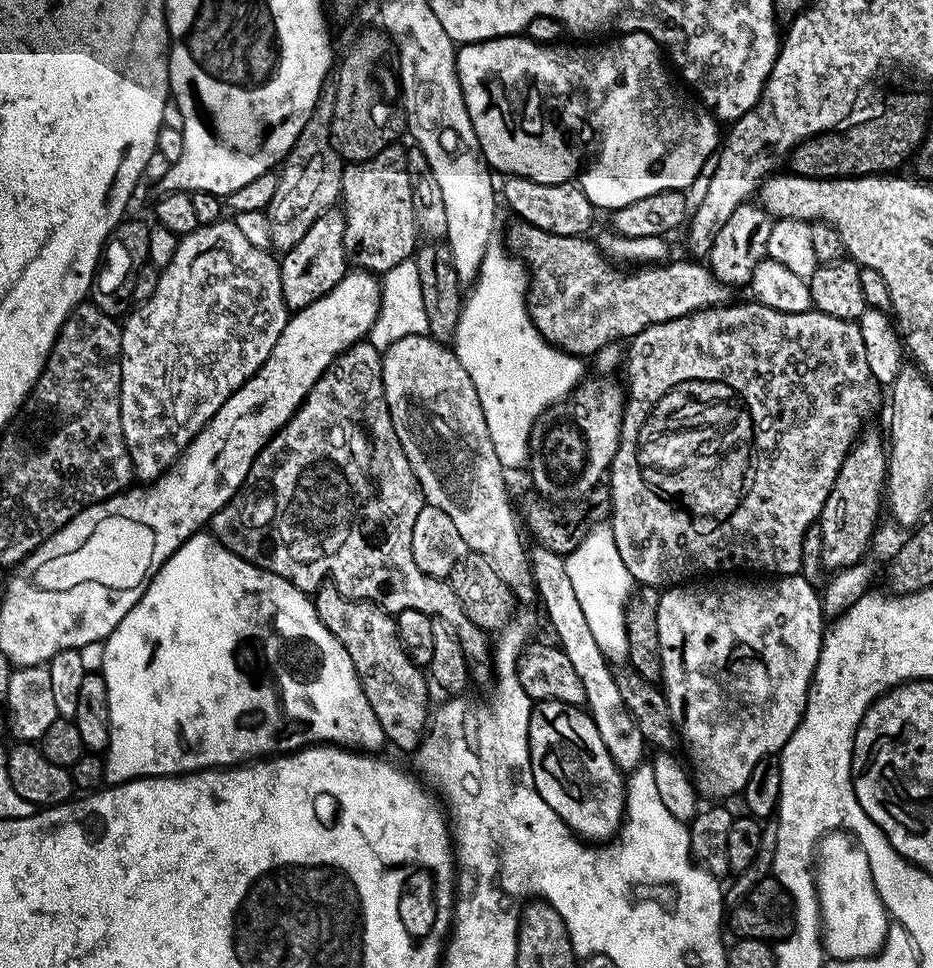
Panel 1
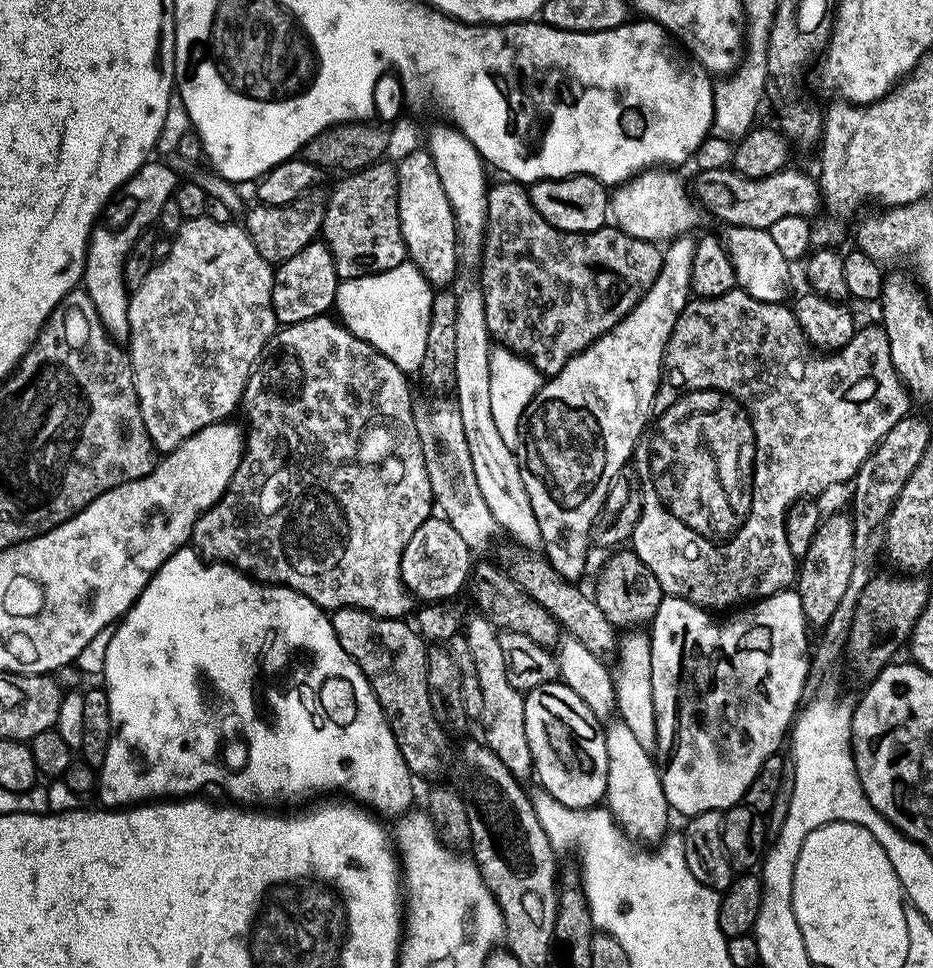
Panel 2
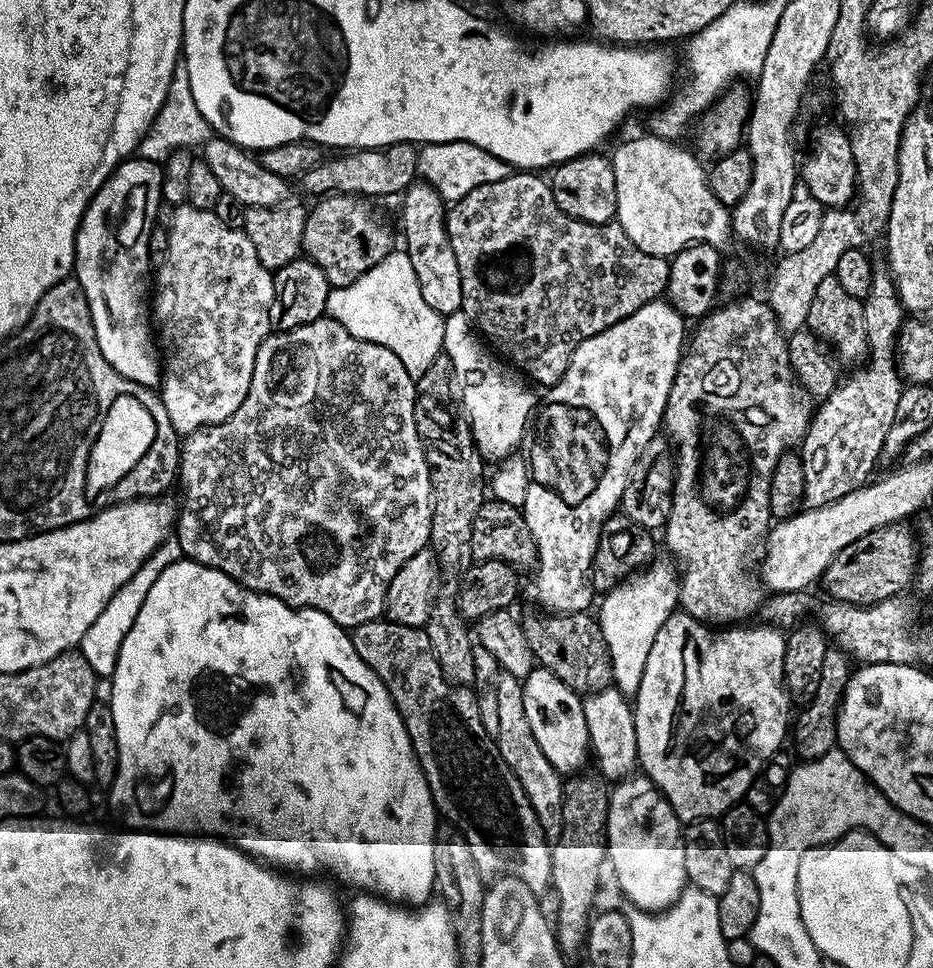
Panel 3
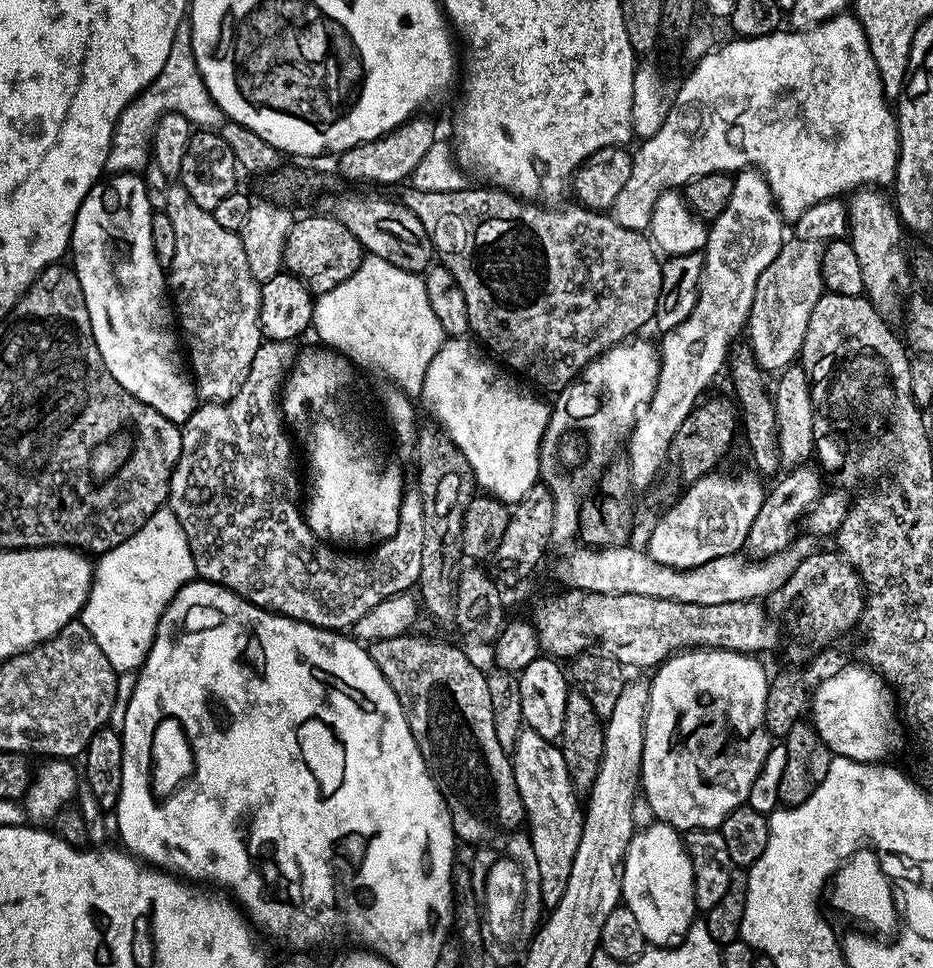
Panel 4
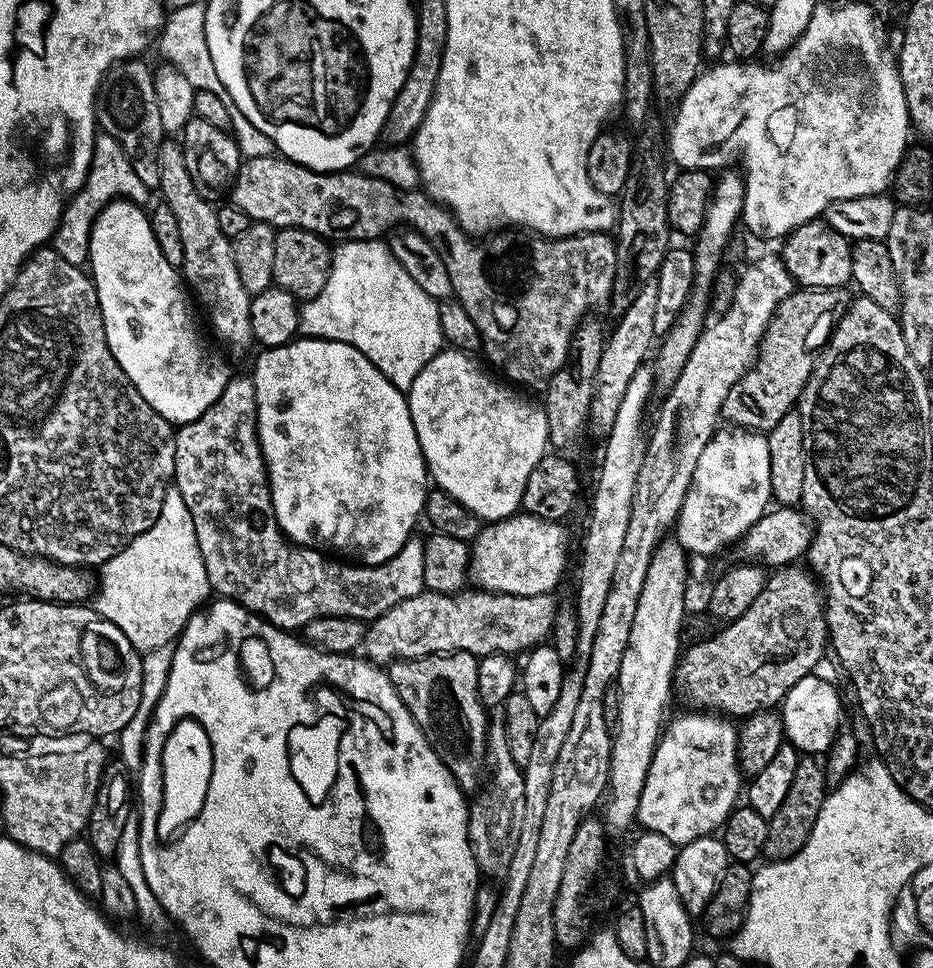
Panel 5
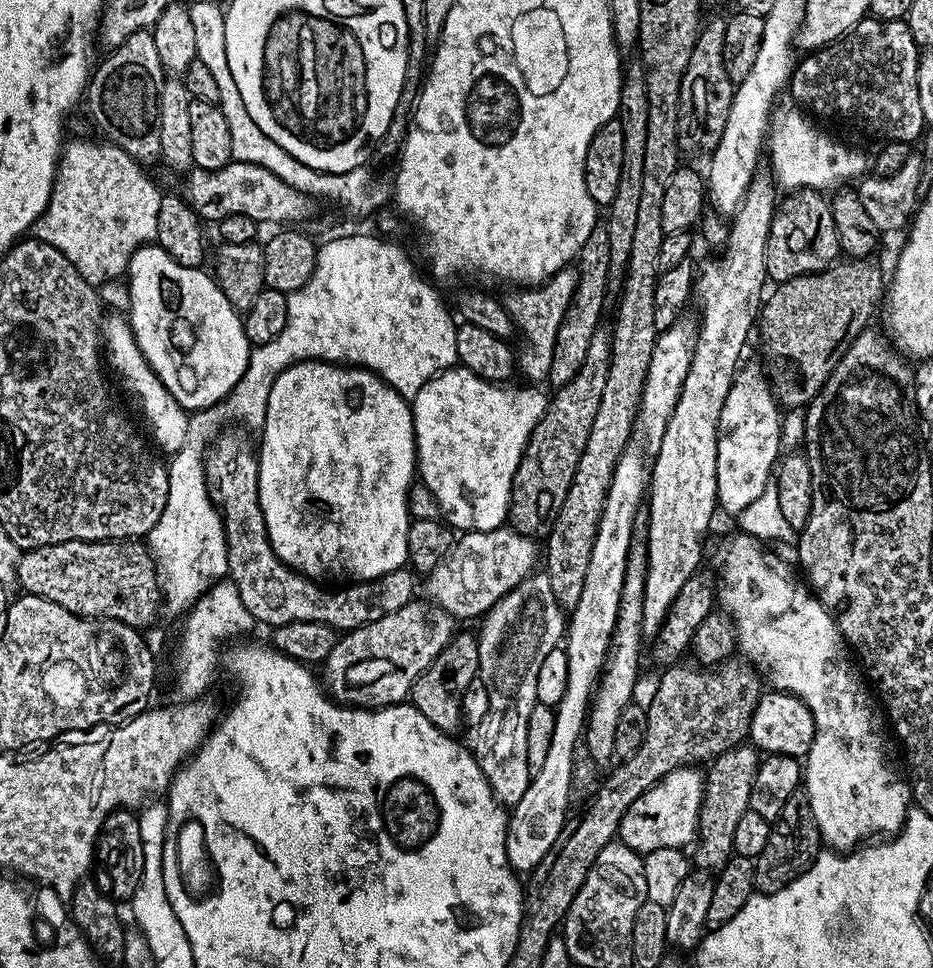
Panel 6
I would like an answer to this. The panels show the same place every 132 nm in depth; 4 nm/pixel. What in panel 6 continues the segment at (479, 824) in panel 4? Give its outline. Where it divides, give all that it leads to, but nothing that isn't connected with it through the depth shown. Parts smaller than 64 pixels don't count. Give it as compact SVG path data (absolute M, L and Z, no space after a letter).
M464 630L457 631L450 643L440 651L438 658L434 658L434 662L430 662L430 666L426 666L426 670L414 682L410 703L426 714L428 721L438 730L449 734L459 733L464 718L466 686L477 679L479 671L477 637Z

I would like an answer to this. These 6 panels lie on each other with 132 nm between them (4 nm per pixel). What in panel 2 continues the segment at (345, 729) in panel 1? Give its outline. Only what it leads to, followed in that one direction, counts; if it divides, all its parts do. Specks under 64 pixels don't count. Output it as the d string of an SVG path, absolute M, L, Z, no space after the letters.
M185 546L177 550L174 555L154 573L150 583L140 591L140 596L136 600L136 603L124 613L122 619L115 625L112 637L110 638L110 646L106 650L106 666L102 673L102 684L108 694L113 727L112 737L108 743L104 764L98 769L99 803L107 809L135 806L145 802L159 802L165 798L188 798L193 794L199 793L196 792L199 788L221 788L221 790L228 795L225 797L227 797L229 801L235 802L240 806L276 806L272 804L284 804L287 800L294 799L295 796L312 796L315 792L328 792L324 794L349 792L349 794L344 794L355 798L361 805L367 806L373 813L379 814L381 817L394 816L394 818L400 818L413 807L412 783L414 783L414 777L412 773L408 771L406 762L398 750L398 742L390 730L387 718L384 717L384 711L378 702L378 698L372 692L372 687L368 685L368 679L362 674L360 667L350 658L350 654L346 654L346 650L342 650L342 646L334 634L334 626L332 625L329 613L325 611L325 609L317 606L313 600L306 598L300 592L295 592L292 588L285 588L279 584L257 582L253 580L252 577L247 576L245 572L240 572L238 569L232 567L231 564L209 562L203 559L200 553L191 546Z

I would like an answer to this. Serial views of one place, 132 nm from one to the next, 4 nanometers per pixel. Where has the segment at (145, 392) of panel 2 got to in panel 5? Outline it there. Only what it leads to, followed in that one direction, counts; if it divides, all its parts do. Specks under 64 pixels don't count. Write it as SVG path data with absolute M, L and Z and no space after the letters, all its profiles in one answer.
M165 139L158 154L158 169L161 182L158 189L163 203L168 204L178 220L179 233L182 236L182 249L185 260L182 267L182 280L190 289L191 295L204 307L216 336L224 344L229 344L236 352L244 352L248 344L253 343L250 326L250 302L252 296L242 286L242 278L238 278L238 266L234 266L234 250L232 241L222 234L218 227L216 208L208 205L203 191L190 178L190 170L186 170L186 158L181 145L175 139Z

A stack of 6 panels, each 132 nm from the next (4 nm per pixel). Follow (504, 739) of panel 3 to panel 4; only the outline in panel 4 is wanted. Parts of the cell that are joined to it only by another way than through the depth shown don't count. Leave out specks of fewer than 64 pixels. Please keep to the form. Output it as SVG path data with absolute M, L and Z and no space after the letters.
M521 727L510 759L514 782L524 803L526 835L534 846L534 858L538 858L540 903L550 910L561 901L566 882L570 882L570 866L574 854L578 854L578 842L582 842L585 809L581 801L576 801L578 793L570 782L566 758L553 741L542 738L533 728Z

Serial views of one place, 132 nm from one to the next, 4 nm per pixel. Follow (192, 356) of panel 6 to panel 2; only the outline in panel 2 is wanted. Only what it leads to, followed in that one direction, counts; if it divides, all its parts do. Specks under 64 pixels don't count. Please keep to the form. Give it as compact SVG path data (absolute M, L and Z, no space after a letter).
M165 166L139 168L109 200L107 208L88 235L88 257L84 260L82 287L88 293L90 302L94 302L94 310L98 310L104 329L117 341L128 339L128 256L141 234L149 231L159 221L162 206L173 199L177 187L178 178L173 170Z

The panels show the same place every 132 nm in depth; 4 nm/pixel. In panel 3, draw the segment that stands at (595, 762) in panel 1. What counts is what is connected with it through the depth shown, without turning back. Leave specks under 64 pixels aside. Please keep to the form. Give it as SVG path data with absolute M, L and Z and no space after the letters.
M539 666L533 667L530 675L522 683L526 722L530 722L530 730L534 730L538 746L542 746L542 754L550 758L557 772L579 773L583 769L580 767L583 766L584 759L589 759L590 756L583 699L573 688L563 684L554 674L550 674L550 670Z

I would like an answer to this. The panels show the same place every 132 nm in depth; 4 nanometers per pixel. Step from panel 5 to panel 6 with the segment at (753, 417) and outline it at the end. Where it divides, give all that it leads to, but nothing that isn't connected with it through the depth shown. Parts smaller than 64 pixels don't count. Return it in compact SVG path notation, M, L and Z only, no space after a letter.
M844 258L823 268L821 272L811 272L805 276L795 276L781 280L776 288L767 293L758 317L758 336L764 339L764 348L780 360L789 360L796 367L796 372L771 373L770 380L774 385L777 401L785 409L806 406L812 401L816 392L826 382L826 378L838 366L842 354L848 349L855 336L869 327L876 307L881 307L882 297L886 292L886 276L872 258Z

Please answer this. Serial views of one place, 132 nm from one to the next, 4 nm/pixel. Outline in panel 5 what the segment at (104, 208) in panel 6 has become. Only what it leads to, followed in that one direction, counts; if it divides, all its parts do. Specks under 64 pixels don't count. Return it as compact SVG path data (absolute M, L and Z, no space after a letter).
M101 131L94 142L94 154L84 184L64 207L64 213L60 215L60 224L56 228L56 235L50 241L51 247L55 248L58 254L62 254L66 262L87 265L90 230L100 211L111 200L121 198L133 200L134 203L144 206L147 205L148 196L150 196L150 189L144 186L135 174L130 158L122 146L110 134Z

